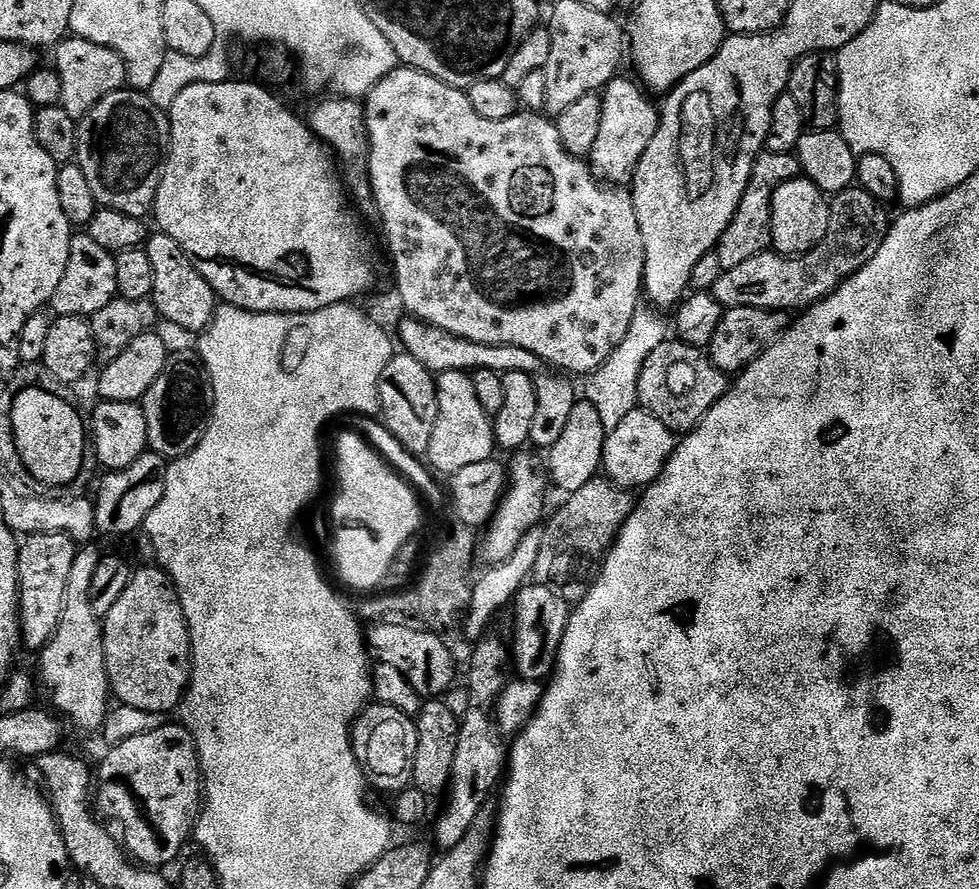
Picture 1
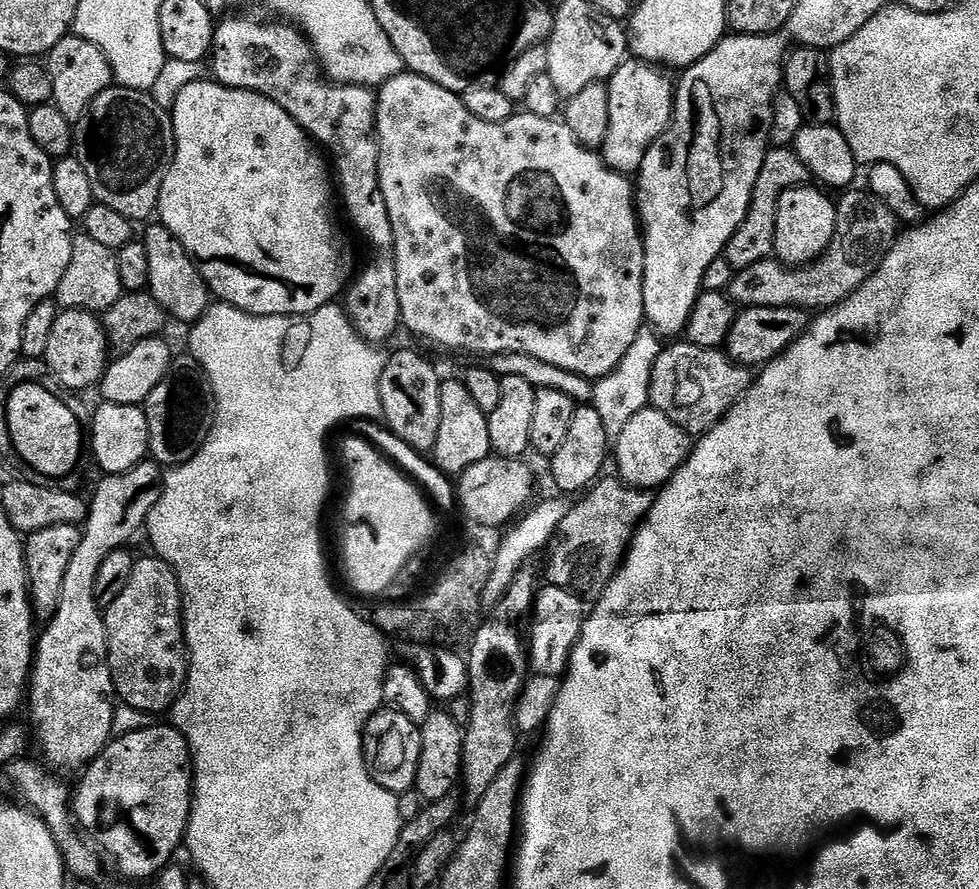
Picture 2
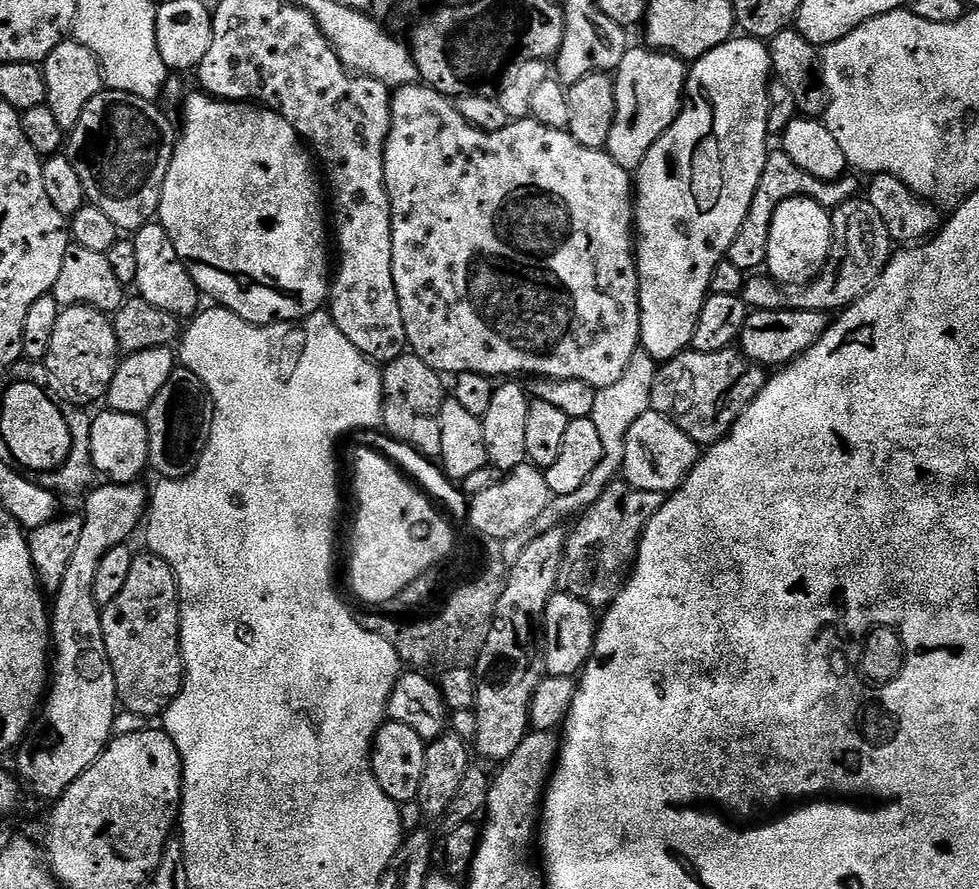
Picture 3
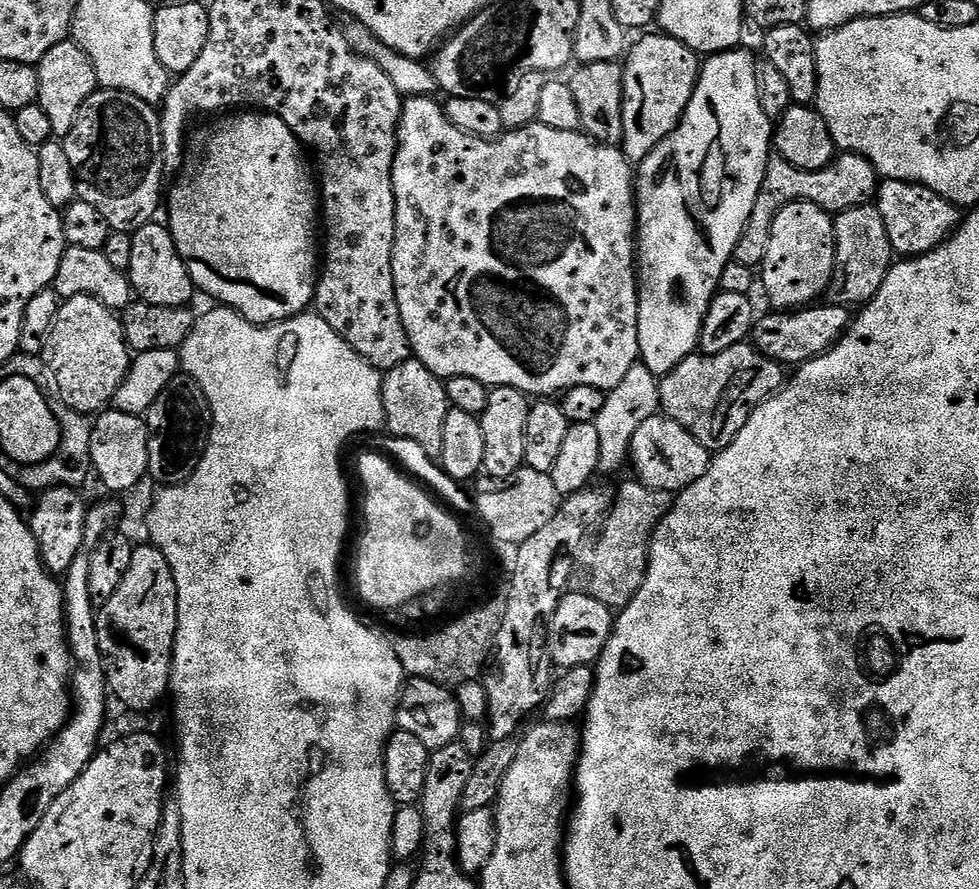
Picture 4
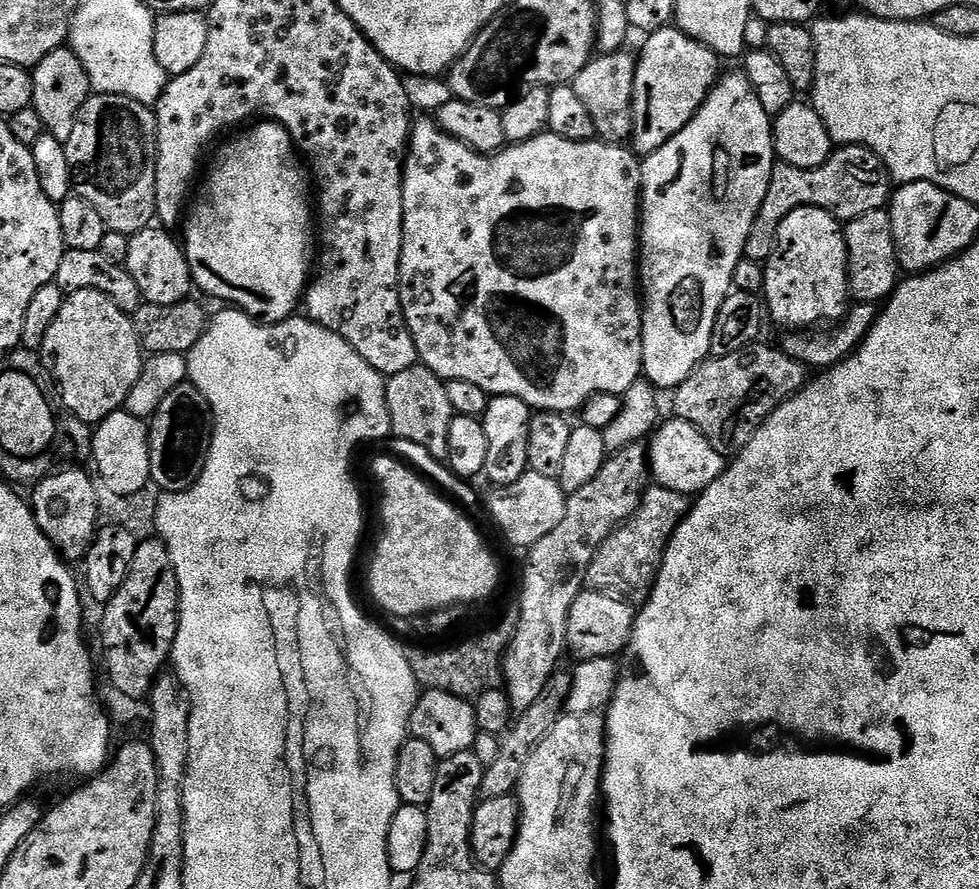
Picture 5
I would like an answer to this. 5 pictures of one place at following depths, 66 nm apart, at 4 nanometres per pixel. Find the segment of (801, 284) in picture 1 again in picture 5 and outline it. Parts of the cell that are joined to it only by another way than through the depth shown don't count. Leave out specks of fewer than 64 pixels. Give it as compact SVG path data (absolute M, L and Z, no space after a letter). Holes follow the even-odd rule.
M882 208L870 210L870 214L862 214L862 218L847 221L843 230L848 247L848 287L851 299L861 304L875 305L887 301L902 276L887 211Z

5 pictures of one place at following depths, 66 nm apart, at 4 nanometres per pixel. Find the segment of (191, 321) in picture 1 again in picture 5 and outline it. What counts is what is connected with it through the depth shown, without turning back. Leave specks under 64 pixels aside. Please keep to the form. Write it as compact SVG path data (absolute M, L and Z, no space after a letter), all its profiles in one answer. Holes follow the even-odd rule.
M149 226L128 237L126 267L130 278L138 282L141 297L147 303L158 306L174 306L174 302L189 299L194 292L190 262L183 252L181 241L177 237L175 240L168 232L171 231L160 226Z

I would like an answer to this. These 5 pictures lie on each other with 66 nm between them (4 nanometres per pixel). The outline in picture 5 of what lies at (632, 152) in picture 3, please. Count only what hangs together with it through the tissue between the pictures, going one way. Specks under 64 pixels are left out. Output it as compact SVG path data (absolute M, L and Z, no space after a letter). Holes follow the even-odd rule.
M675 26L659 28L645 40L648 41L644 49L636 56L632 99L634 130L630 141L632 151L640 158L666 146L678 130L688 125L712 93L722 72L721 57Z

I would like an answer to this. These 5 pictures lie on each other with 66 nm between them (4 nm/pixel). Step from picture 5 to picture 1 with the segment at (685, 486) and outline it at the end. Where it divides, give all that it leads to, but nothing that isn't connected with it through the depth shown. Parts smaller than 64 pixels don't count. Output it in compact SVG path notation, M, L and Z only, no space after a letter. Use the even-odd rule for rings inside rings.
M635 410L608 433L604 443L603 475L619 488L643 490L662 474L665 464L676 450L677 443L677 437L666 425L658 422L658 418L643 410Z

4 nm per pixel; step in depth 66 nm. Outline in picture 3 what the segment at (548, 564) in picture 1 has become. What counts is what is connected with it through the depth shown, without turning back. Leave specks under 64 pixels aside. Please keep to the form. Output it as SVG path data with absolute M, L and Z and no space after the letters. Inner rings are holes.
M623 478L609 485L598 502L586 509L571 525L564 542L564 561L560 567L559 587L574 598L604 610L616 599L633 567L644 528L658 514L666 499L663 492L638 490Z

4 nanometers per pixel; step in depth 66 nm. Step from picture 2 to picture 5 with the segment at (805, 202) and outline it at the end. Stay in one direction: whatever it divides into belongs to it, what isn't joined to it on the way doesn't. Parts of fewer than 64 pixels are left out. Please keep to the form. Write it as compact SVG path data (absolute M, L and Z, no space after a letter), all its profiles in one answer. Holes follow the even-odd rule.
M799 208L780 224L772 256L764 264L763 303L767 315L784 330L808 330L825 322L839 322L850 308L848 287L848 247L844 241L841 221L821 208Z

